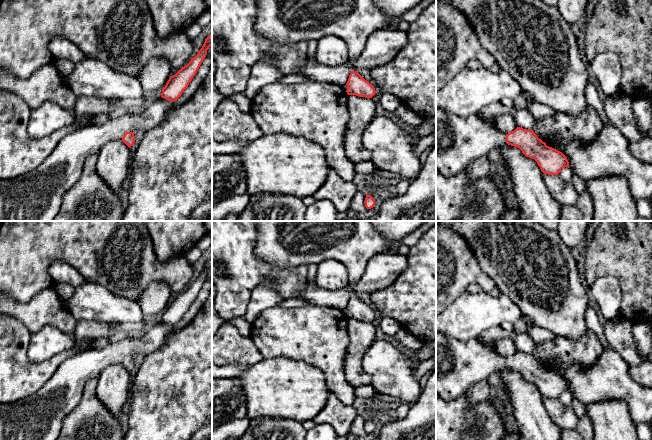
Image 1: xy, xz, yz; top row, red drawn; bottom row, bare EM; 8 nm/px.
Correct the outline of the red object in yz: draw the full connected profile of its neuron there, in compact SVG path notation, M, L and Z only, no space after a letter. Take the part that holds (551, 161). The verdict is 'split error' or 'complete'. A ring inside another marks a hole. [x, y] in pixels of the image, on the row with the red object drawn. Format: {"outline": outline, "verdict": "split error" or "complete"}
{"outline": "M436 108L436 170L442 175L447 177L456 175L466 169L472 160L487 155L492 148L504 143L519 148L526 157L534 159L544 174L558 175L563 168L569 168L567 157L547 146L533 130L517 127L514 131L504 134L484 123L477 115L462 118Z", "verdict": "split error"}

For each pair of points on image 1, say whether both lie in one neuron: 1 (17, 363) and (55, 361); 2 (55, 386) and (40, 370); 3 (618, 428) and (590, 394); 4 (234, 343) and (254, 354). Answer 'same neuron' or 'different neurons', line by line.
1: same neuron
2: different neurons
3: different neurons
4: same neuron

